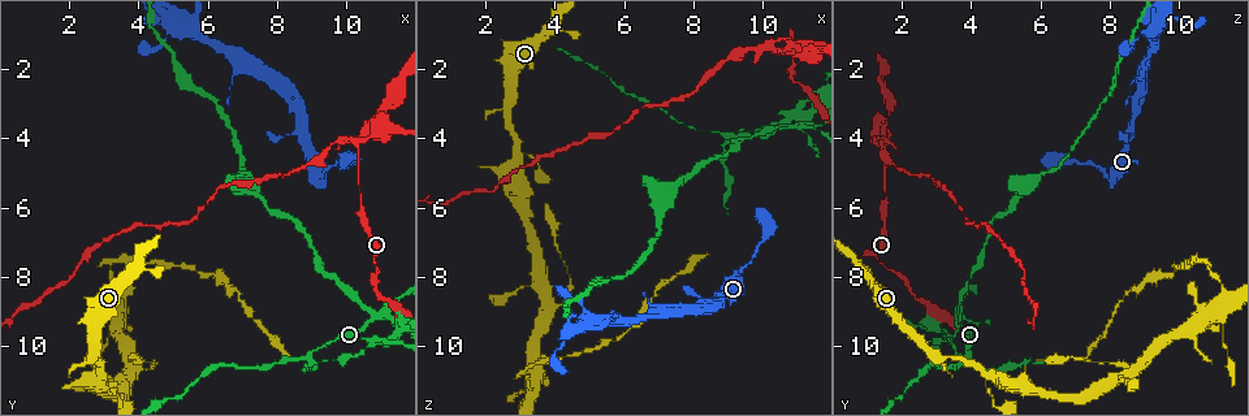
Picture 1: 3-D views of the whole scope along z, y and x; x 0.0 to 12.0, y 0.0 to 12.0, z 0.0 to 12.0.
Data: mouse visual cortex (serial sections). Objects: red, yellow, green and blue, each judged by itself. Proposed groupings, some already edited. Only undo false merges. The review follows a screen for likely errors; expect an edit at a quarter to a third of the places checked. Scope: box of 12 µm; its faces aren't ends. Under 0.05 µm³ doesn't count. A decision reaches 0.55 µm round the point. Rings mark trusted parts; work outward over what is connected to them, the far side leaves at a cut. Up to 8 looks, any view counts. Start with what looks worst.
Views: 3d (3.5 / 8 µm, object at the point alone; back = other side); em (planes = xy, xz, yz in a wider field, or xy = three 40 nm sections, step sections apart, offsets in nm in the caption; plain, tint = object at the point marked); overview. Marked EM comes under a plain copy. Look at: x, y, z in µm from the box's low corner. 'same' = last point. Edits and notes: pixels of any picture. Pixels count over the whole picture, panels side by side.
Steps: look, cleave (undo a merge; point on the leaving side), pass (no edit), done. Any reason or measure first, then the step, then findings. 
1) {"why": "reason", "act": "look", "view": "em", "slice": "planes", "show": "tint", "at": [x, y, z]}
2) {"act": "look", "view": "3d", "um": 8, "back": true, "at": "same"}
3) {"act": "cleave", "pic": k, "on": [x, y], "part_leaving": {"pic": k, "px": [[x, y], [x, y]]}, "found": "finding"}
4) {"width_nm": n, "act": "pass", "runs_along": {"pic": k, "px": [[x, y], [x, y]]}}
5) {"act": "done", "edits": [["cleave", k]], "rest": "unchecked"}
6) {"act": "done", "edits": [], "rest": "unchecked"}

{"why": "four-way junction", "act": "look", "view": "3d", "um": 3.5, "at": [10.3, 4.1, 1.5]}

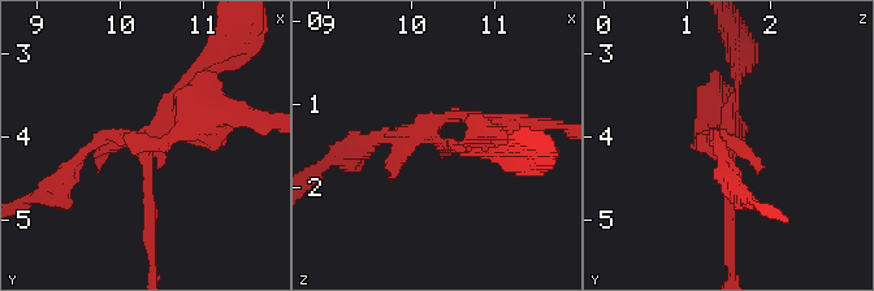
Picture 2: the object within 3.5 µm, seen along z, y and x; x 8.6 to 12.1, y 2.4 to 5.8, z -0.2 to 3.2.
{"why": "shape alone is not enough", "act": "look", "view": "em", "slice": "xy", "step": 3, "show": "tint", "at": [10.30, 4.15, 1.45]}

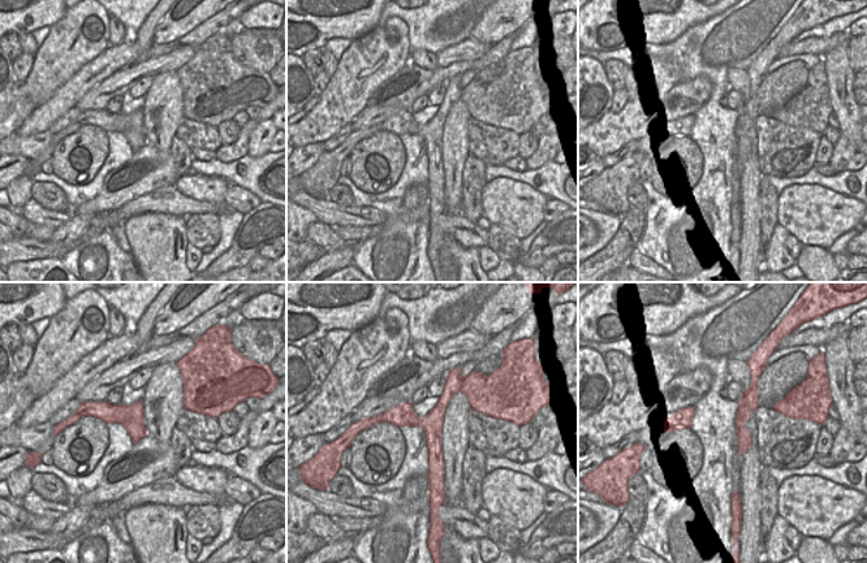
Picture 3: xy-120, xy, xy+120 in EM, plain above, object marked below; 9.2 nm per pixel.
{"act": "look", "view": "em", "slice": "planes", "show": "tint", "at": "same"}

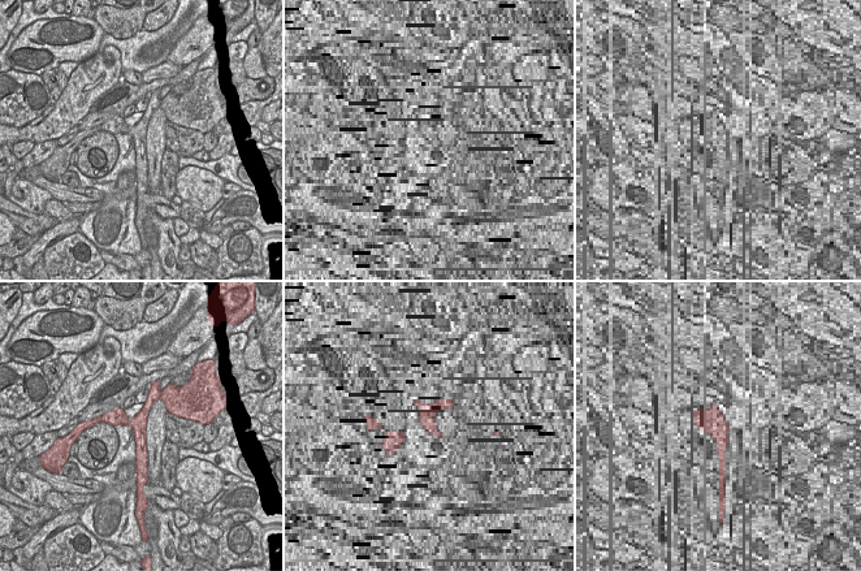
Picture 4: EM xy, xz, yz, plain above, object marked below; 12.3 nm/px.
{"act": "cleave", "pic": 2, "on": [210, 92], "part_leaving": {"pic": 2, "px": [[137, 142], [96, 142], [37, 198]]}, "found": "two cells meet here"}

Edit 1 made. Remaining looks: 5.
{"why": "branch point", "act": "look", "view": "3d", "um": 3.5, "at": [8.9, 10.3, 4.0]}

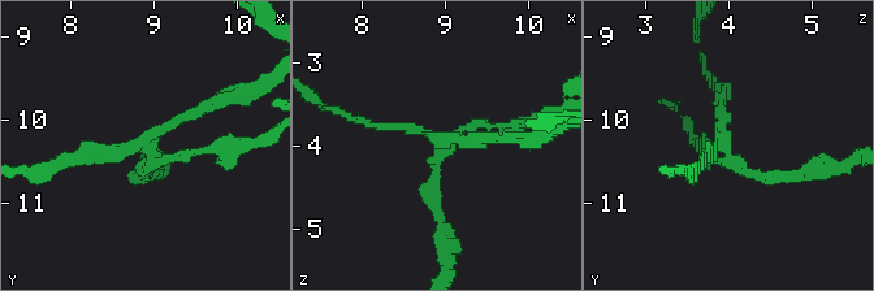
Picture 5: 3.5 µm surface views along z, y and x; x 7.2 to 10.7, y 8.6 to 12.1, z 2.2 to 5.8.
{"act": "look", "view": "em", "slice": "xy", "step": 3, "show": "tint", "at": [8.90, 10.30, 3.95]}

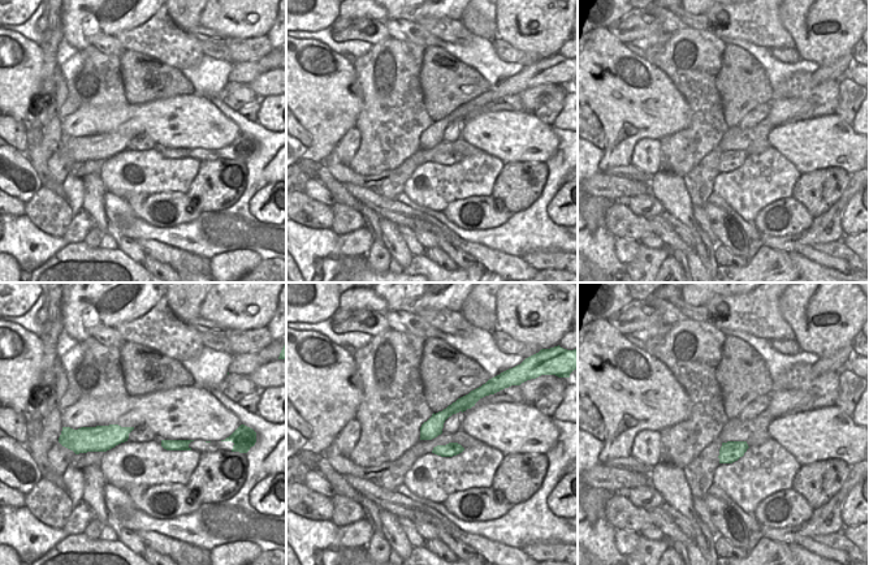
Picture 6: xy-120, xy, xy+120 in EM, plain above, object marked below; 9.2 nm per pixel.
{"act": "cleave", "pic": 5, "on": [433, 189], "found": "two cells meet here"}

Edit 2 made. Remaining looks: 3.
{"act": "look", "view": "overview"}

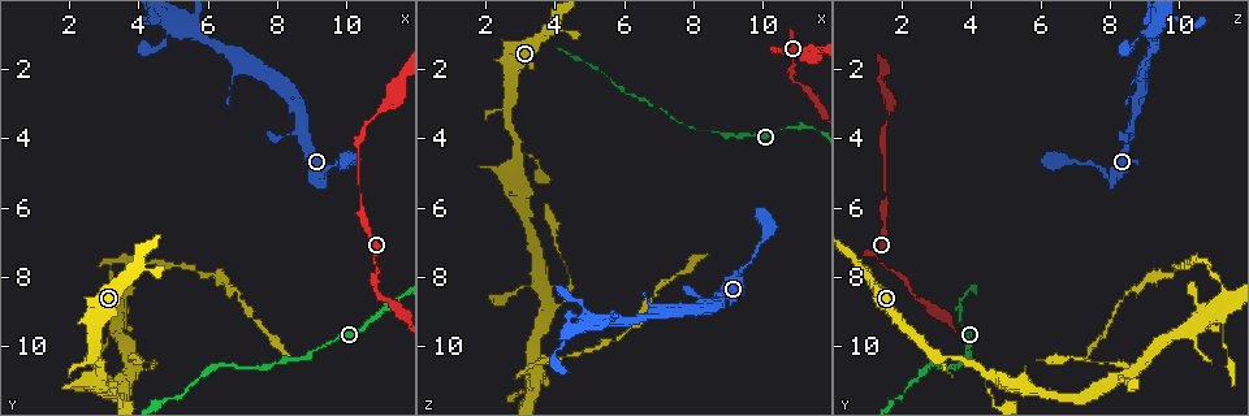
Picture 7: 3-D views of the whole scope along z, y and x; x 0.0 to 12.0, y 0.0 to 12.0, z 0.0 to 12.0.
{"why": "small branch off a trunk", "act": "look", "view": "3d", "um": 3.5, "at": [2.8, 11.0, 4.9]}

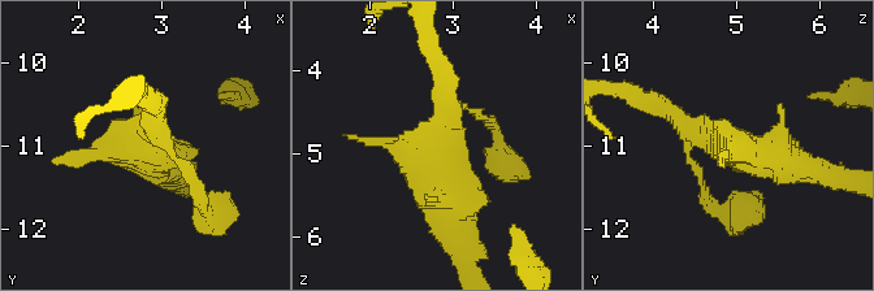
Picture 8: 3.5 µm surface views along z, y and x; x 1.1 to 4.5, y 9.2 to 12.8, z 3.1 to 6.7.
{"why": "shape alone is not enough", "act": "look", "view": "em", "slice": "xy", "step": 1, "show": "tint", "at": [2.85, 11.00, 4.85]}

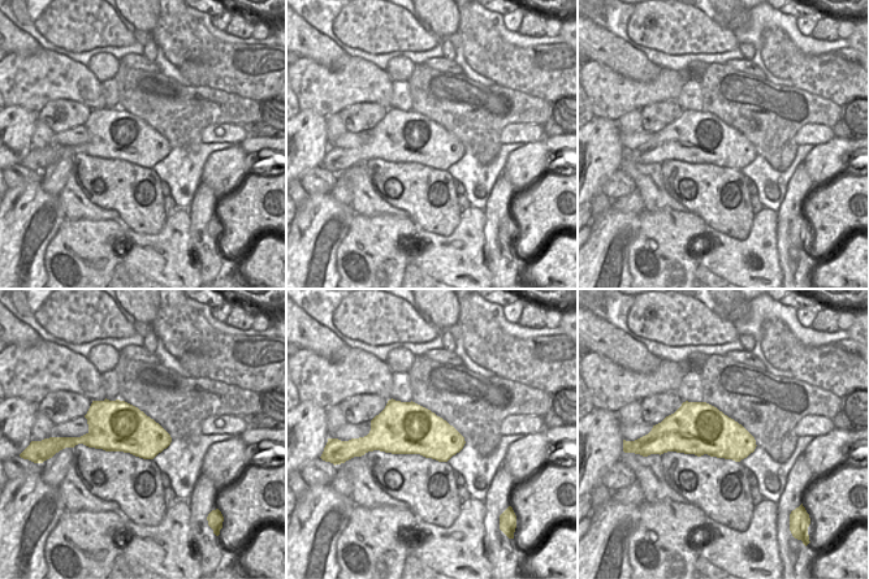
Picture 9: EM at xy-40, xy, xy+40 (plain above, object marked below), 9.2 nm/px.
{"act": "pass", "runs_along": {"pic": 8, "px": [[654, 103], [728, 151], [804, 170]]}, "found": "continuous, no second cell"}

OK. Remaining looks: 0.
{"act": "done", "edits": [["cleave", 2], ["cleave", 5]], "rest": "unchecked"}

